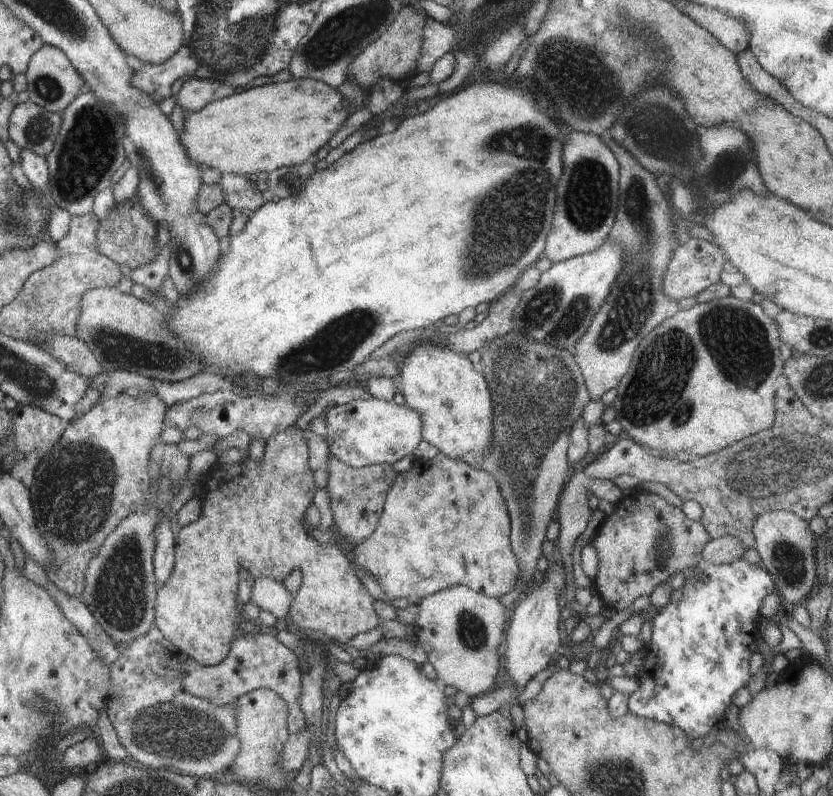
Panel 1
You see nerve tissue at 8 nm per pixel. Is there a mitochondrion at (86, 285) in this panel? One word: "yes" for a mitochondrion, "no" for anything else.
no

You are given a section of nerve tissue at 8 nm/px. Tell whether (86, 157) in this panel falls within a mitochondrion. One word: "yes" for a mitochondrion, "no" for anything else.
yes

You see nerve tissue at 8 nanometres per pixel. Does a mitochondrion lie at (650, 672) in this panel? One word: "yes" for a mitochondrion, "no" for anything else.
no

